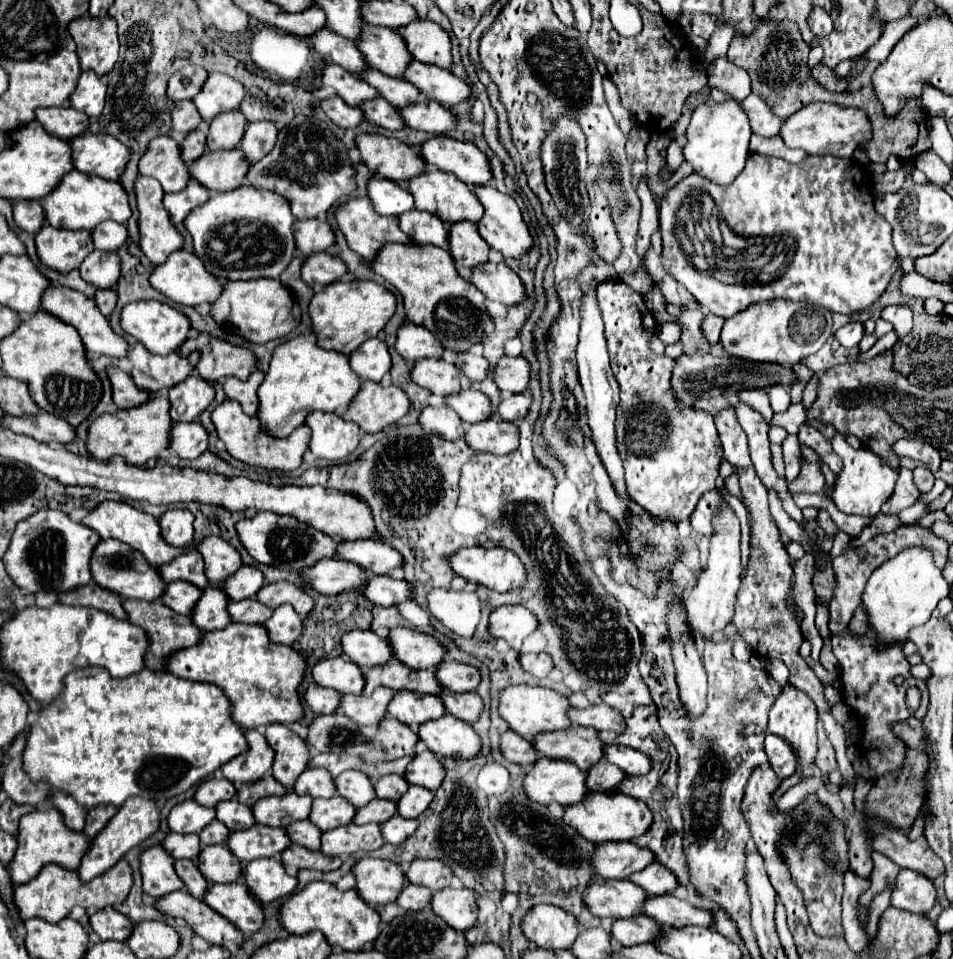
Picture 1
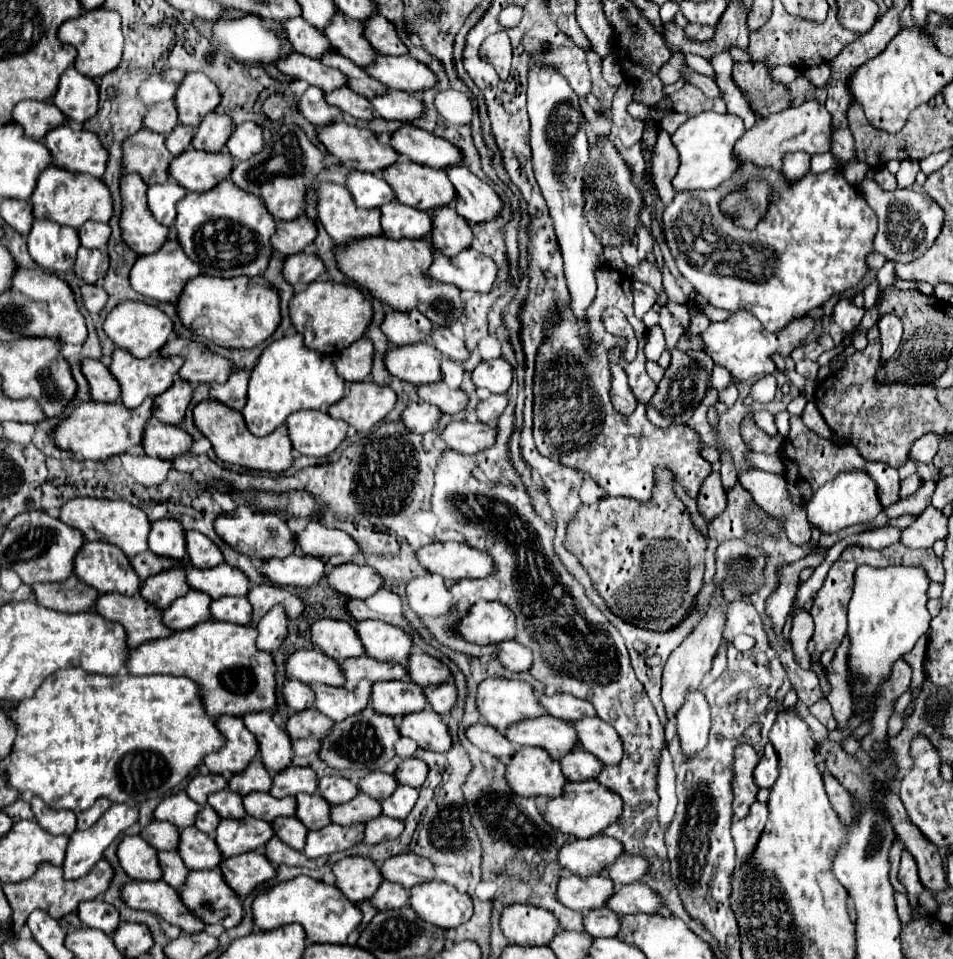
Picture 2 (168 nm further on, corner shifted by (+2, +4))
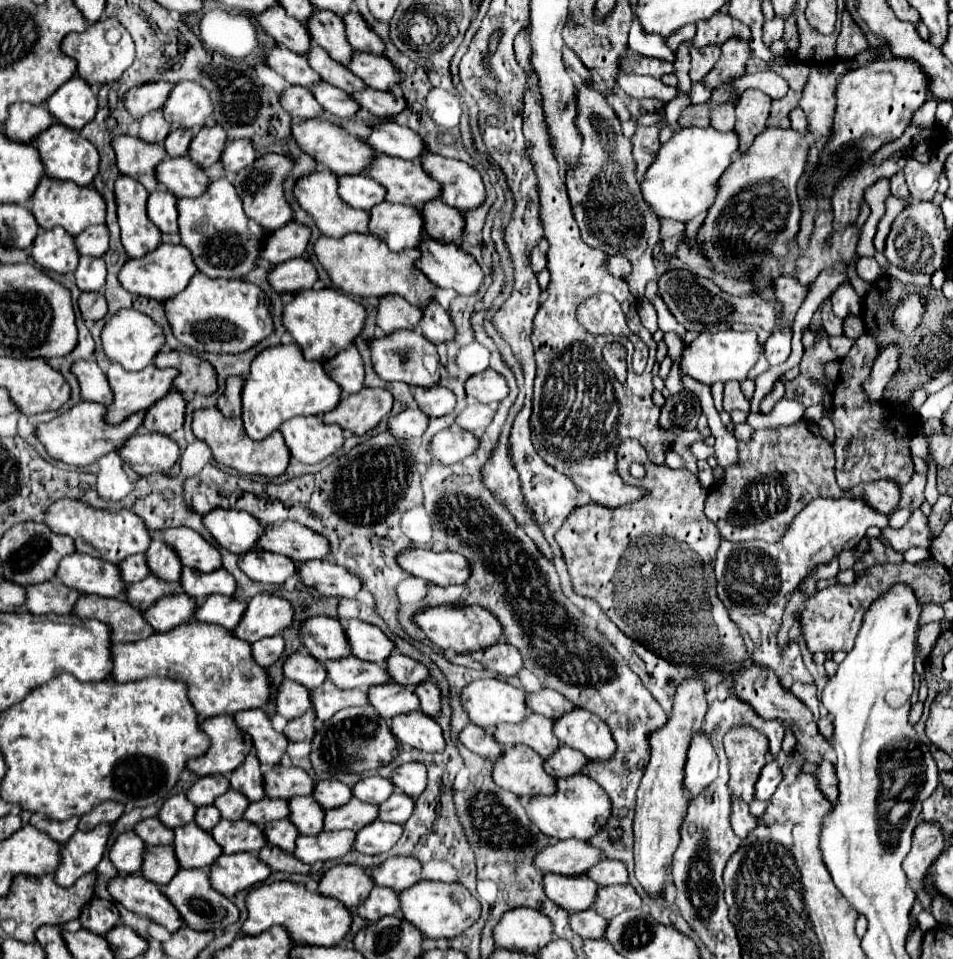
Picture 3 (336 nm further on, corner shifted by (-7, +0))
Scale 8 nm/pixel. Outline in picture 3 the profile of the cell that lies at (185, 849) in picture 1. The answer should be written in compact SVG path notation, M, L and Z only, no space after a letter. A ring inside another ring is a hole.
M147 818L135 826L135 834L149 846L171 844L171 830L159 818Z

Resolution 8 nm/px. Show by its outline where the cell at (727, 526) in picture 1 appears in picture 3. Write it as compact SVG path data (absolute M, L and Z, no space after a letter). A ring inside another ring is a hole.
M695 674L679 684L673 700L673 712L663 728L651 734L651 760L645 768L637 790L635 810L635 876L639 884L649 892L657 894L667 884L665 864L671 864L673 852L679 844L679 826L687 810L687 796L683 794L683 768L687 760L687 748L695 732L701 730L707 712L707 686L705 680Z

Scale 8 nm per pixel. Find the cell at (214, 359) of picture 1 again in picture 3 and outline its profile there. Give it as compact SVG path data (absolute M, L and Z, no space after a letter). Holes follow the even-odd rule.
M161 350L155 358L155 366L167 368L173 366L179 370L179 376L173 382L173 388L179 392L199 392L213 394L217 392L217 370L205 358L191 352L177 350Z

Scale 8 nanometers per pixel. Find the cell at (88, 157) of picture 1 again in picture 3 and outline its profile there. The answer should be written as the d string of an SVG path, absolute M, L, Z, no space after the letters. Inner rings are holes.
M53 124L51 128L47 128L37 138L35 146L41 154L41 162L43 162L45 174L49 178L71 180L79 186L91 186L91 180L95 180L93 176L99 174L99 152L97 152L97 148L89 140L83 140L83 136L79 136L79 132L71 132L71 128L63 128L63 124Z

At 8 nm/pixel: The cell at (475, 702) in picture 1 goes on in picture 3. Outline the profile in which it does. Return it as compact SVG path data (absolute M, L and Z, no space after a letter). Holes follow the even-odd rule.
M427 680L415 688L415 694L421 700L421 710L427 716L437 718L437 714L441 712L441 690L439 690L439 686L433 680Z

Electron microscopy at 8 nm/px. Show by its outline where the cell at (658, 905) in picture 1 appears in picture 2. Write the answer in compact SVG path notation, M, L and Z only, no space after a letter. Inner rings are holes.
M634 882L618 888L606 902L606 908L610 908L616 914L654 914L662 910L662 902L658 900L658 894L648 888L646 884Z

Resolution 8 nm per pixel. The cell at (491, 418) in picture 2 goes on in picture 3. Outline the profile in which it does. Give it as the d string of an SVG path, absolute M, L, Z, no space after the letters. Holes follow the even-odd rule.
M473 404L467 406L459 416L457 416L457 424L469 432L475 432L477 436L481 436L487 428L487 424L491 424L495 416L495 408L491 406L483 406L483 404Z

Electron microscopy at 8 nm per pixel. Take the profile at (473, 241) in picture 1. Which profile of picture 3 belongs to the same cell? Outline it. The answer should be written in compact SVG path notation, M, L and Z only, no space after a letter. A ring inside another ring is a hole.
M433 200L423 206L423 220L427 234L435 240L447 244L463 244L465 218L457 208L443 204L443 200Z

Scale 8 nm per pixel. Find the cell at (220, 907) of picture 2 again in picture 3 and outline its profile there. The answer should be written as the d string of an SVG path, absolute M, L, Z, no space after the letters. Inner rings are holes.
M203 868L179 870L177 876L171 880L171 884L167 884L163 888L163 894L179 910L179 914L183 916L183 920L185 920L185 924L189 928L195 928L195 930L217 930L217 928L231 926L231 924L235 924L239 920L237 906L229 898L225 898L223 894L215 892L215 888L211 886L211 880L209 880L209 872L203 870Z

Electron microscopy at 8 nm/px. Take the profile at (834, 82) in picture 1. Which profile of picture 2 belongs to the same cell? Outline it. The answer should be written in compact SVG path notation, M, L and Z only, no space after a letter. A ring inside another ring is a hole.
M798 76L794 82L786 84L790 92L790 106L800 106L802 102L814 98L818 102L826 102L826 88L814 88L804 76Z

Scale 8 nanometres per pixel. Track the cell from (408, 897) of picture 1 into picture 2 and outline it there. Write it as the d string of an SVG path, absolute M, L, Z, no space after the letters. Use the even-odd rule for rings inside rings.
M382 882L376 890L376 894L370 898L370 904L380 912L380 910L394 910L402 908L408 904L408 890L404 890L400 884L390 884Z

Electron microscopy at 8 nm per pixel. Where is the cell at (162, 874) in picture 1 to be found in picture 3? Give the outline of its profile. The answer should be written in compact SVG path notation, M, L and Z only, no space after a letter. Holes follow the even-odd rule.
M125 832L115 840L109 856L115 868L119 870L119 874L141 872L143 848L145 844L143 840L139 840L139 836L135 836L135 832Z

